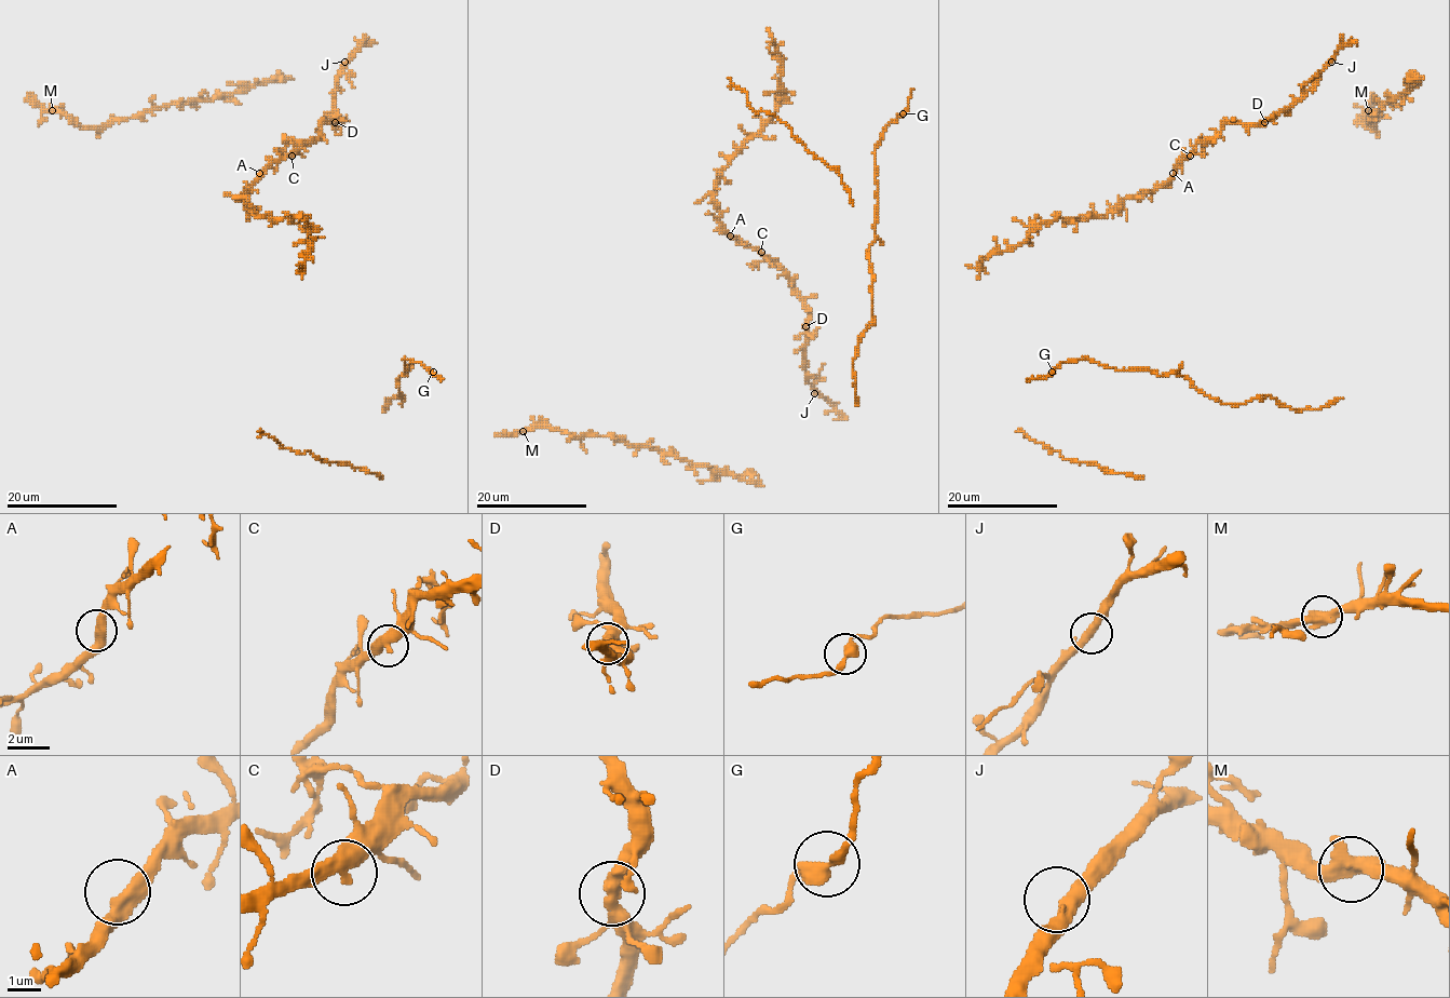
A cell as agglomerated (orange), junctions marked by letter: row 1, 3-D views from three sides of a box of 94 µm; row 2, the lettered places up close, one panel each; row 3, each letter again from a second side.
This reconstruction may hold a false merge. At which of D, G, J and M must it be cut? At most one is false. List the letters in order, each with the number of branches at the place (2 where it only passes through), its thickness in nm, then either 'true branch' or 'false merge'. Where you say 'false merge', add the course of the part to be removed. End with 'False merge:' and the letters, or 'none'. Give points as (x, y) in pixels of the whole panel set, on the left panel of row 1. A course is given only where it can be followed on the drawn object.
D: 2 | 440 nm | true branch
G: 2 | 400 nm | true branch
J: 2 | 400 nm | true branch
M: 2 | 480 nm | true branch
False merge: none

